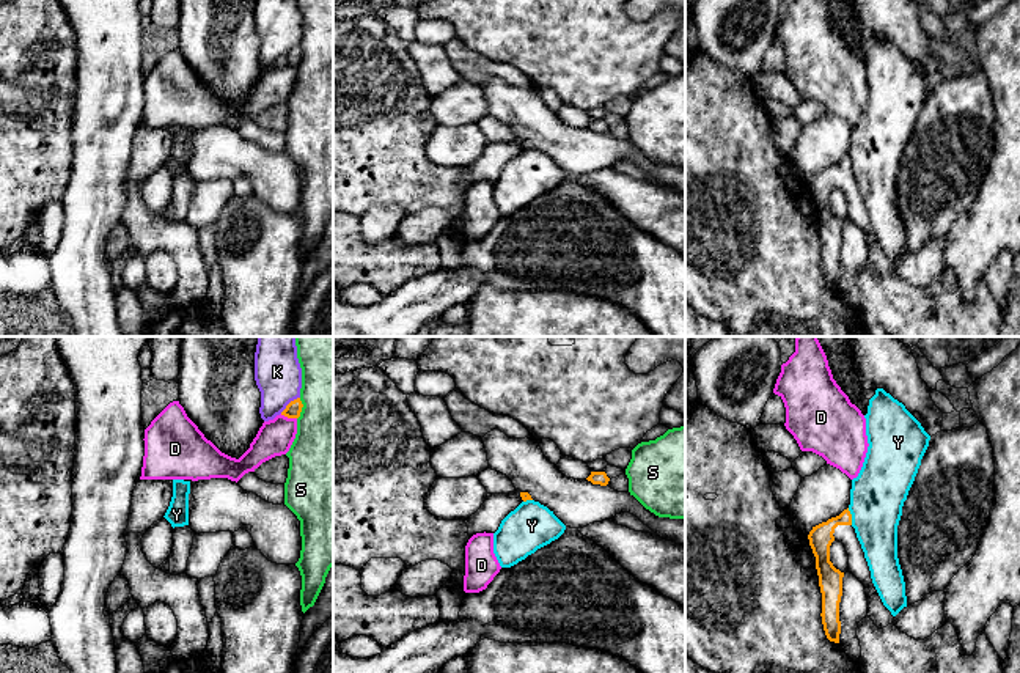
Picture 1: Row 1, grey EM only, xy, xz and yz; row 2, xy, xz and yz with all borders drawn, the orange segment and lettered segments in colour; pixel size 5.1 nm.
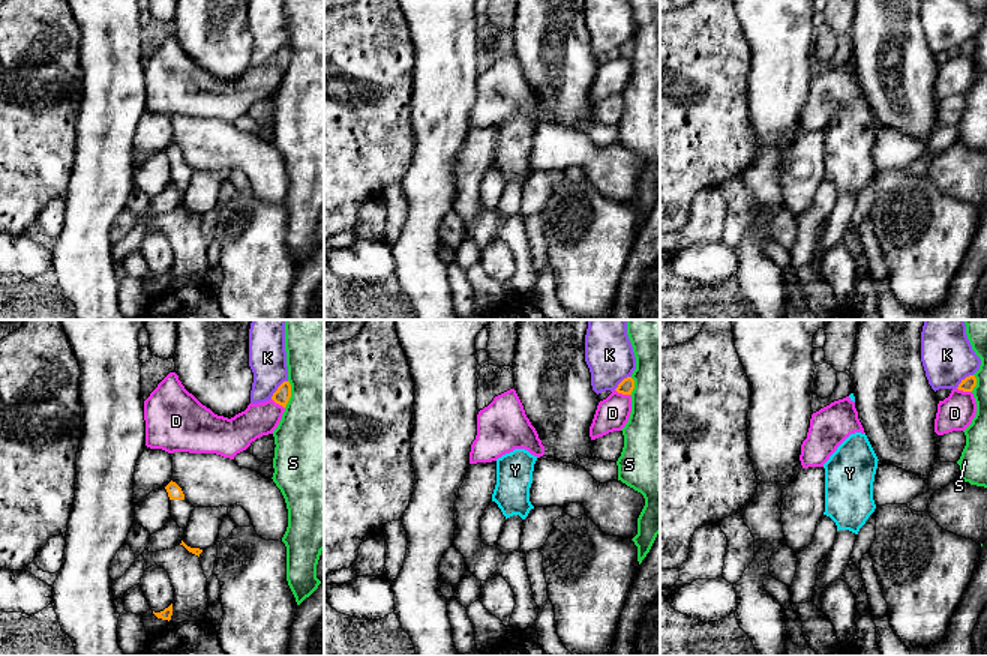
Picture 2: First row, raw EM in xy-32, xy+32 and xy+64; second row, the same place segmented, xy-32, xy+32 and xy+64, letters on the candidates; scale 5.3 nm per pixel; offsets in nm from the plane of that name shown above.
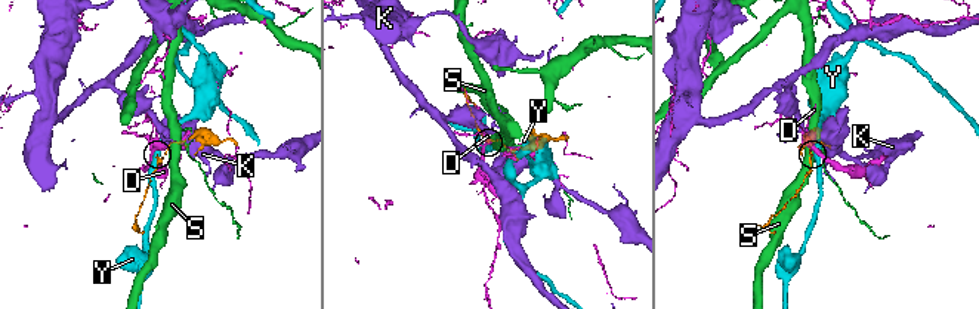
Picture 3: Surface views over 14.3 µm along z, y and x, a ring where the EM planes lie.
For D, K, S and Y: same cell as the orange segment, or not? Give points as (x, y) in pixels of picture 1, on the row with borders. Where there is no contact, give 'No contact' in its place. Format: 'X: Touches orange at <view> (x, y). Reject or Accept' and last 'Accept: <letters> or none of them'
D: Touches orange at xy (288, 417). Reject
K: Touches orange at xy (289, 403). Reject
S: Touches orange at xy (300, 409). Reject
Y: Touches orange at yz (851, 516). Reject
Accept: none of them

